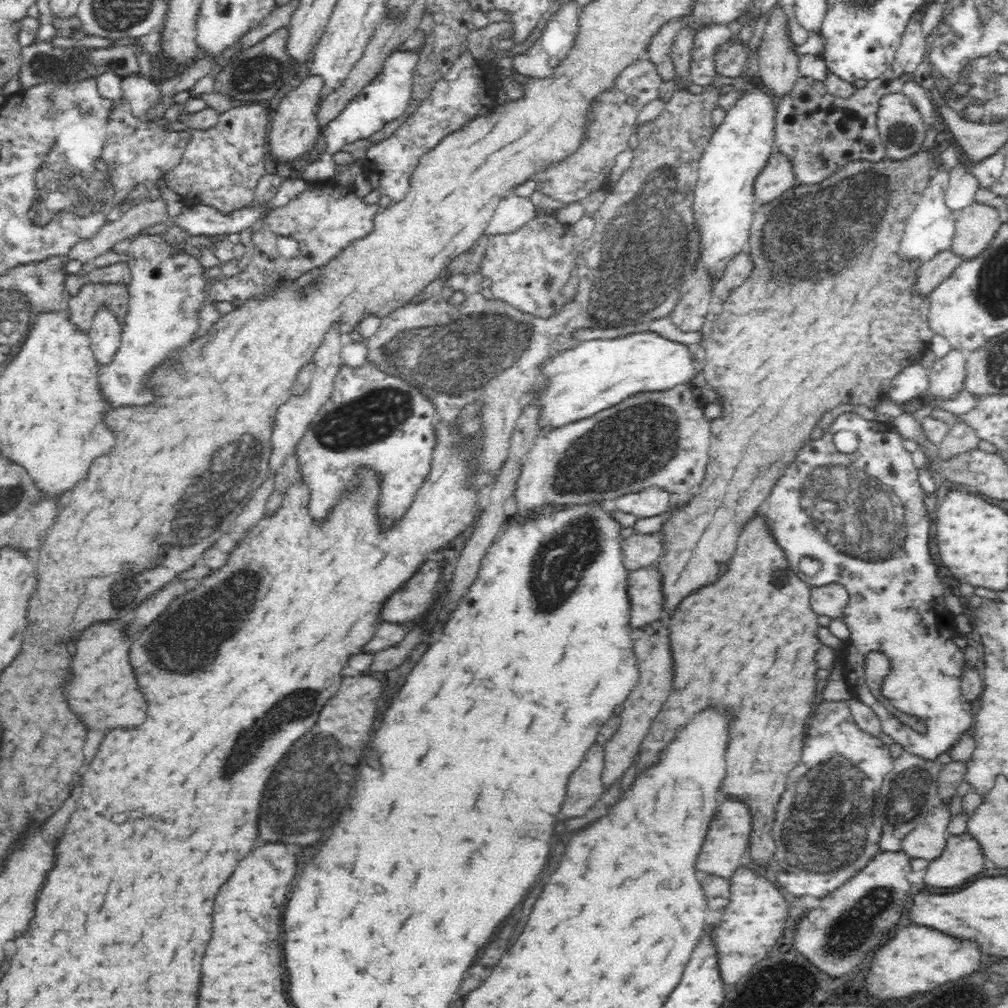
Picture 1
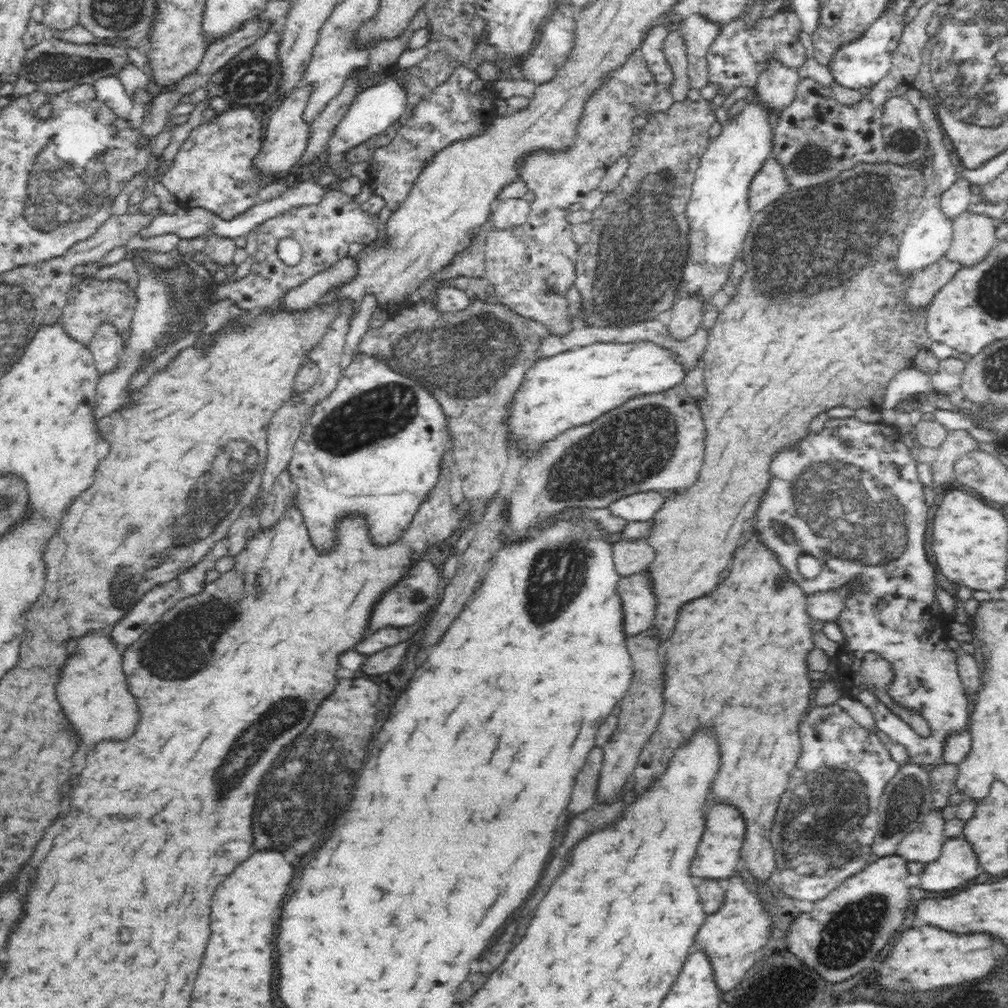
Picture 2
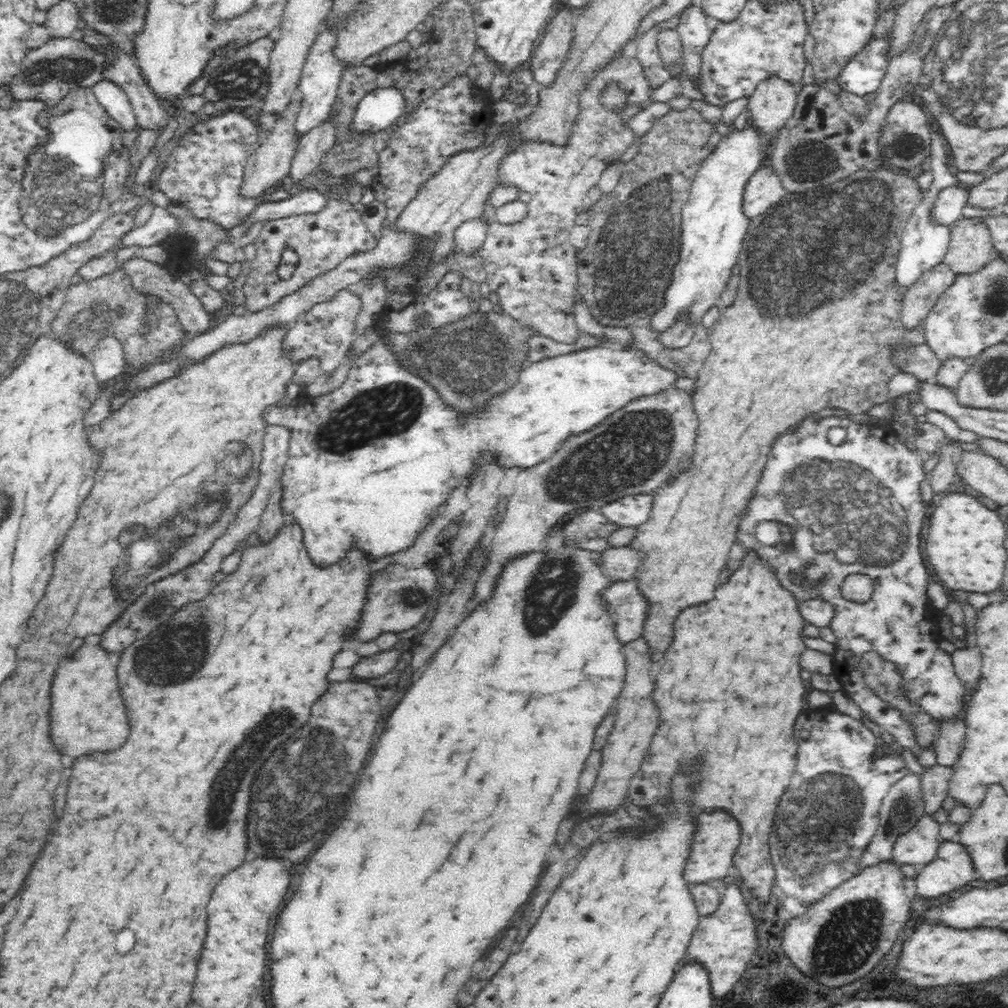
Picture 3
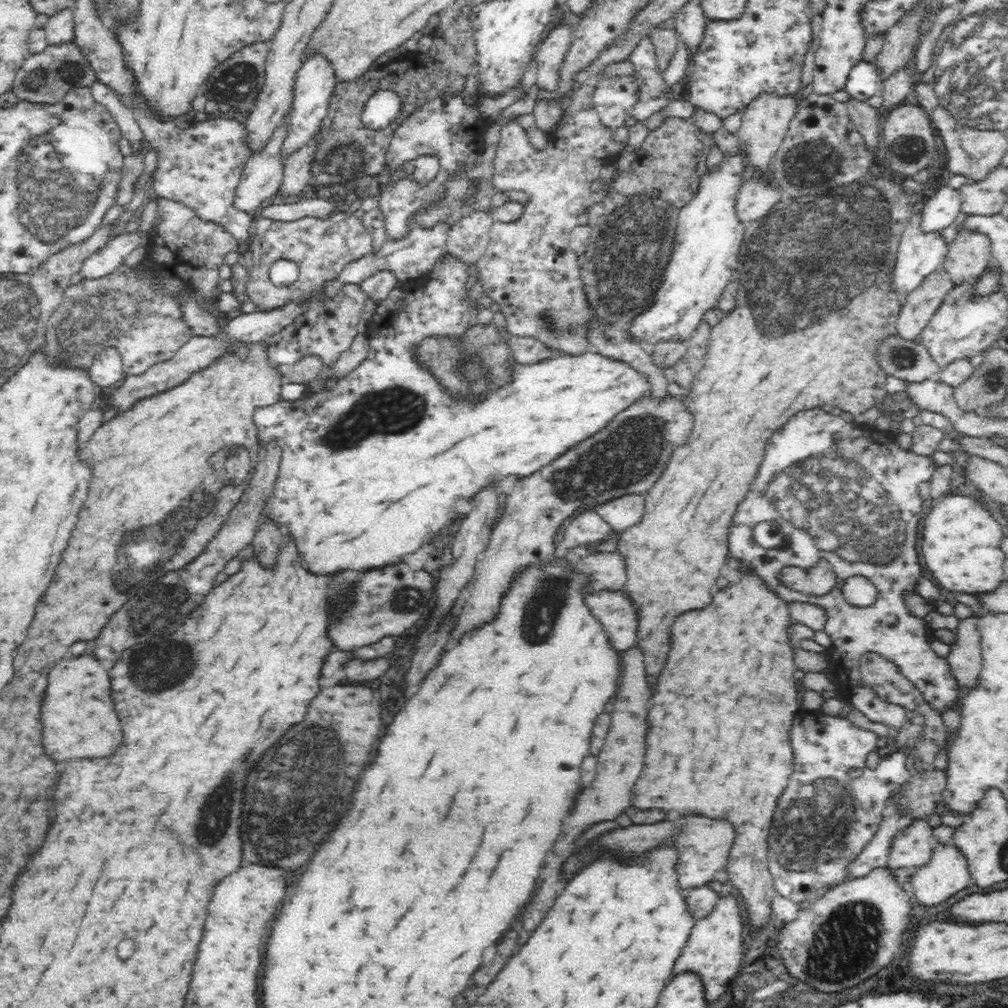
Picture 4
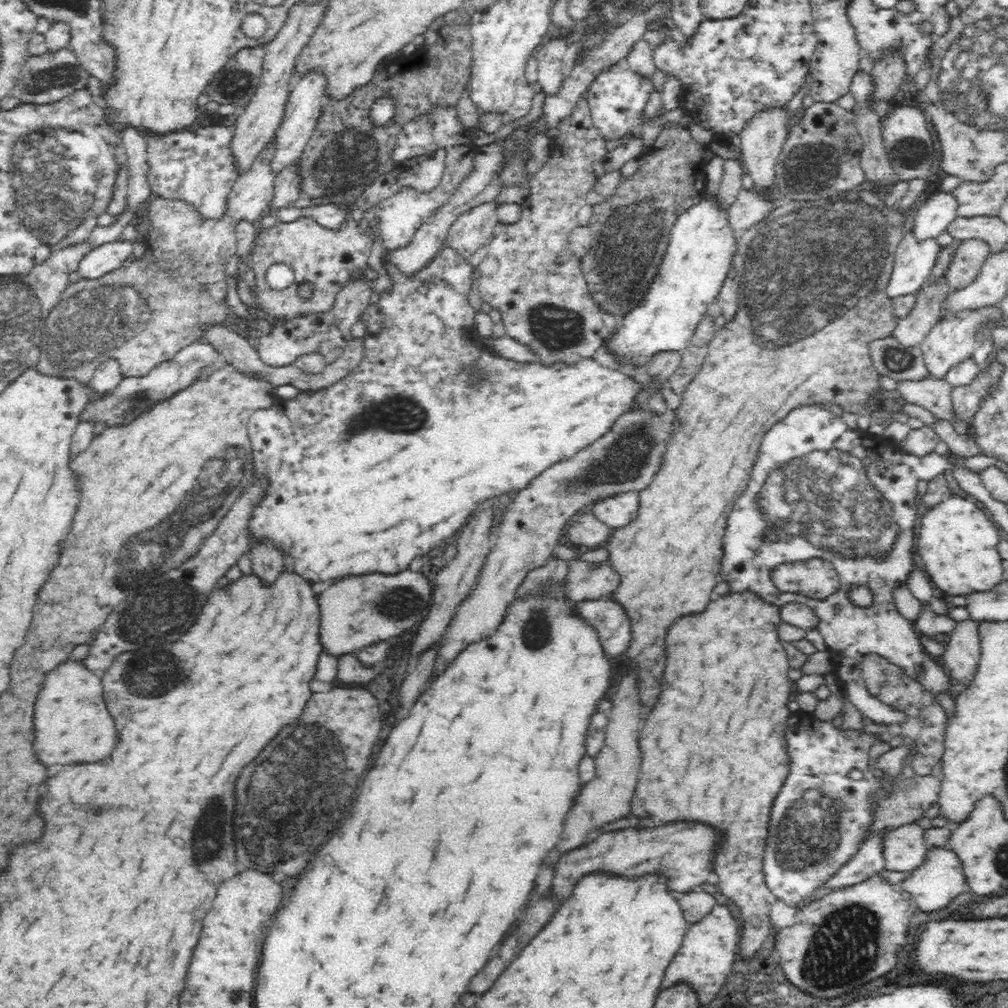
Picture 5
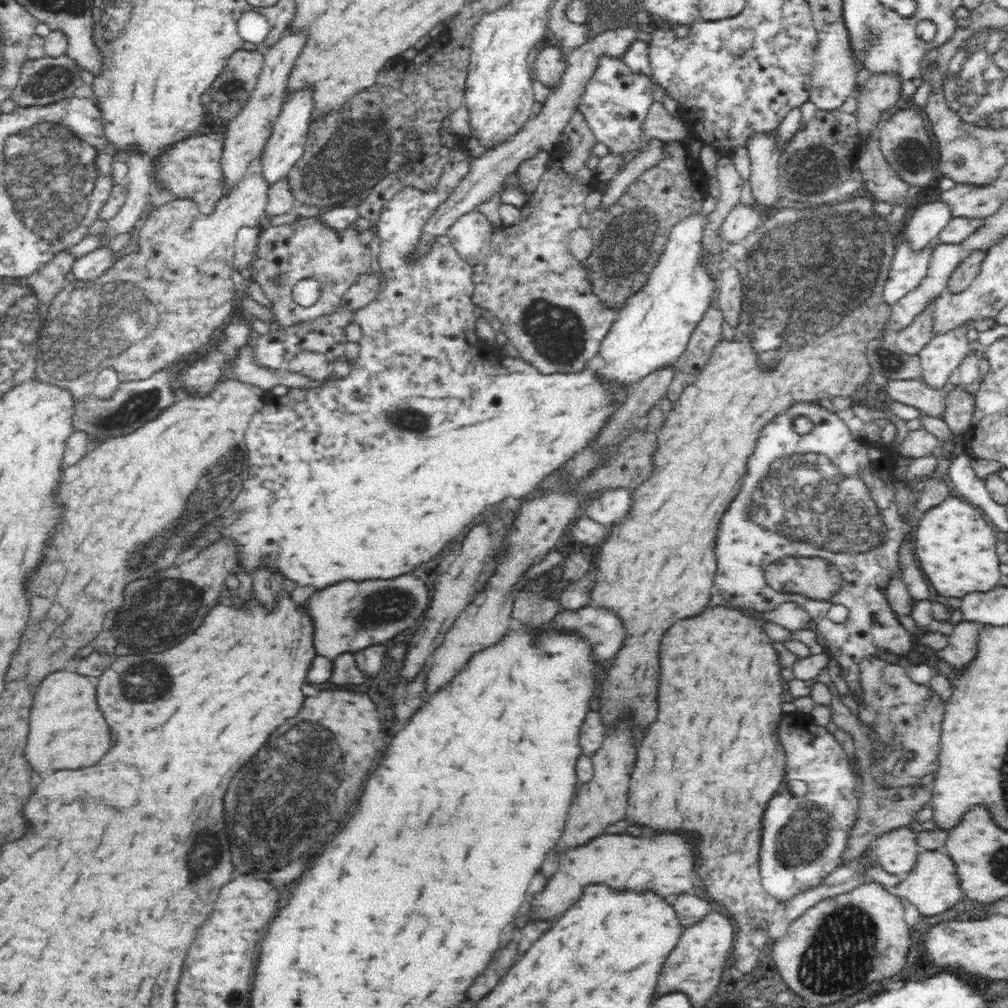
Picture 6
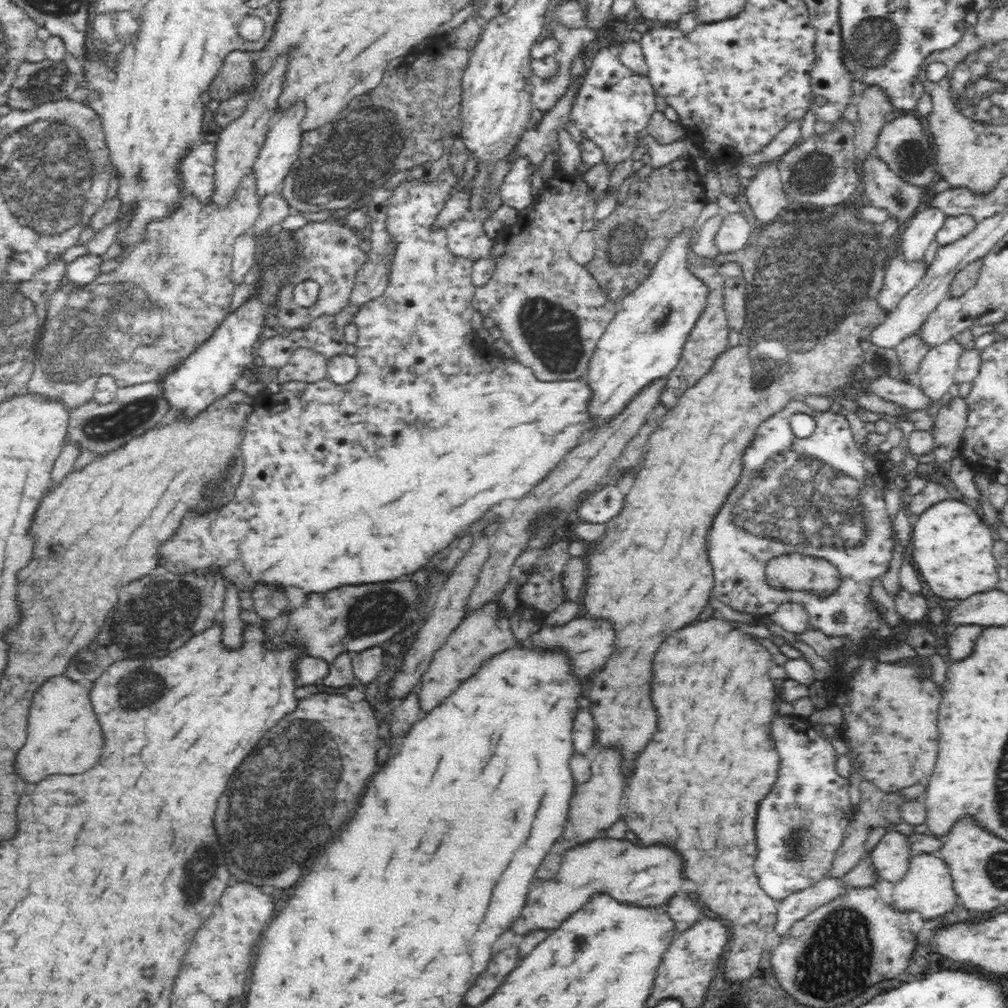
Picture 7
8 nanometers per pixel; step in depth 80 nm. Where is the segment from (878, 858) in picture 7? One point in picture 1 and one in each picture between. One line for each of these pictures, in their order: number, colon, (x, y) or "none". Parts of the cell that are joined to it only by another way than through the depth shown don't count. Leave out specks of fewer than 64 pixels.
1: (927, 841)
2: (924, 845)
3: (919, 846)
4: (911, 848)
5: (905, 848)
6: (897, 852)

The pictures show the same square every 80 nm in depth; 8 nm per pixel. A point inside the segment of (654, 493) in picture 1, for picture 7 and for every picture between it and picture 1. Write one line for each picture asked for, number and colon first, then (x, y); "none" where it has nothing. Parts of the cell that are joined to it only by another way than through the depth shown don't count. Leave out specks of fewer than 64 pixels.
2: (642, 506)
3: (633, 510)
4: (621, 513)
5: (619, 510)
6: (610, 508)
7: (602, 504)

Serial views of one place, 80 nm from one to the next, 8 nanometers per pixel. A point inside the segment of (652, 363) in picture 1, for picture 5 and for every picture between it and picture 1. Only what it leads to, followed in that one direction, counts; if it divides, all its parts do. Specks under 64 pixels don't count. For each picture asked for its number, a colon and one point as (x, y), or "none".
2: (571, 388)
3: (381, 415)
4: (342, 518)
5: (451, 443)

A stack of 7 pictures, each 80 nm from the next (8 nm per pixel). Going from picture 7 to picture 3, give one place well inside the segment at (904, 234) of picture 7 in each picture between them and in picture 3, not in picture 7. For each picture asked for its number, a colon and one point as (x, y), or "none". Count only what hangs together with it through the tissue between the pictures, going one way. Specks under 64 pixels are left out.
3: (948, 207)
4: (940, 211)
5: (934, 216)
6: (928, 219)

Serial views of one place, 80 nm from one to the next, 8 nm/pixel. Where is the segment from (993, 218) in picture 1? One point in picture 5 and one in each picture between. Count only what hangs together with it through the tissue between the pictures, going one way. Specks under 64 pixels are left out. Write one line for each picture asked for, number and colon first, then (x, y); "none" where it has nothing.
2: (974, 235)
3: (971, 246)
4: (969, 254)
5: (968, 256)

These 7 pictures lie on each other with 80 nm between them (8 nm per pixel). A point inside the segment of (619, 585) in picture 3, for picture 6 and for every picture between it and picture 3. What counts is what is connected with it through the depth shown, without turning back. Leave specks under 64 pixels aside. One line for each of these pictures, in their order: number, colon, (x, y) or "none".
4: (619, 615)
5: (607, 615)
6: (605, 628)

